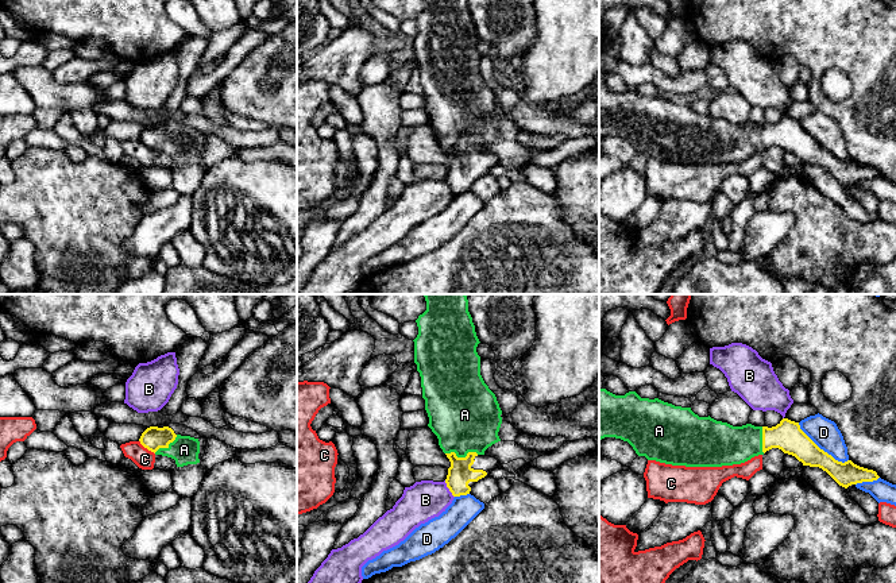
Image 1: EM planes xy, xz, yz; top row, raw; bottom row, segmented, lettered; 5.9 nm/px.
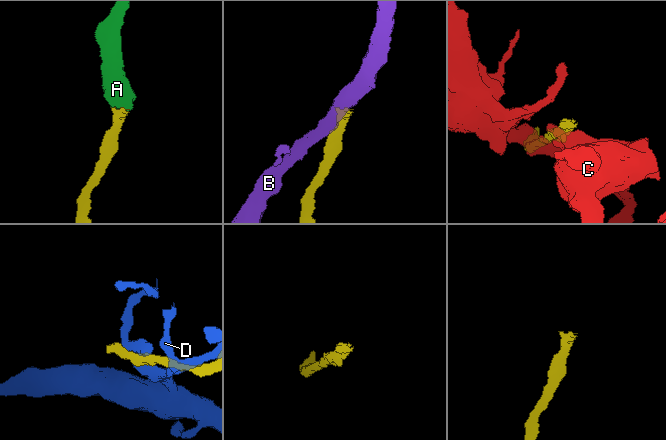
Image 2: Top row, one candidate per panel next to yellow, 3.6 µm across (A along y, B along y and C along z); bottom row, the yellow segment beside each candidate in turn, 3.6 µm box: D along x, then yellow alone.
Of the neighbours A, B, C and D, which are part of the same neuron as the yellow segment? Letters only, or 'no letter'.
A

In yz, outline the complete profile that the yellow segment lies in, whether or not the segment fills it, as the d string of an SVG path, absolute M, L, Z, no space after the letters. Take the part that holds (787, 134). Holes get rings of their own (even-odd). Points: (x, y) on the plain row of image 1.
M599 86L599 138L615 135L627 139L638 154L672 163L685 165L722 165L741 162L754 154L764 152L772 146L795 154L803 163L819 165L839 184L873 179L880 174L876 169L835 158L820 147L802 127L799 120L783 116L776 124L754 124L746 121L733 124L708 115L699 115L691 105L675 104L659 96L641 96L636 89L615 93Z

